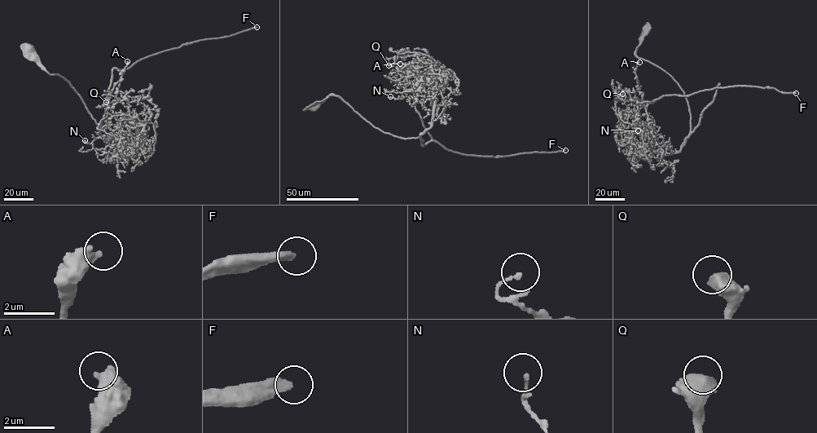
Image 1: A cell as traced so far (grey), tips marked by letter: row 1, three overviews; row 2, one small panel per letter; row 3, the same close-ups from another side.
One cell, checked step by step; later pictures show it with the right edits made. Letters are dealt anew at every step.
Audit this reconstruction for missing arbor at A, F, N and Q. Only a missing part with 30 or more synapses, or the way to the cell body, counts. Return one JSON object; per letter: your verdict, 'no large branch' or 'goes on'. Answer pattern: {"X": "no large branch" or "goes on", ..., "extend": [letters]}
{"A": "no large branch", "F": "goes on", "N": "no large branch", "Q": "no large branch", "extend": ["F"]}

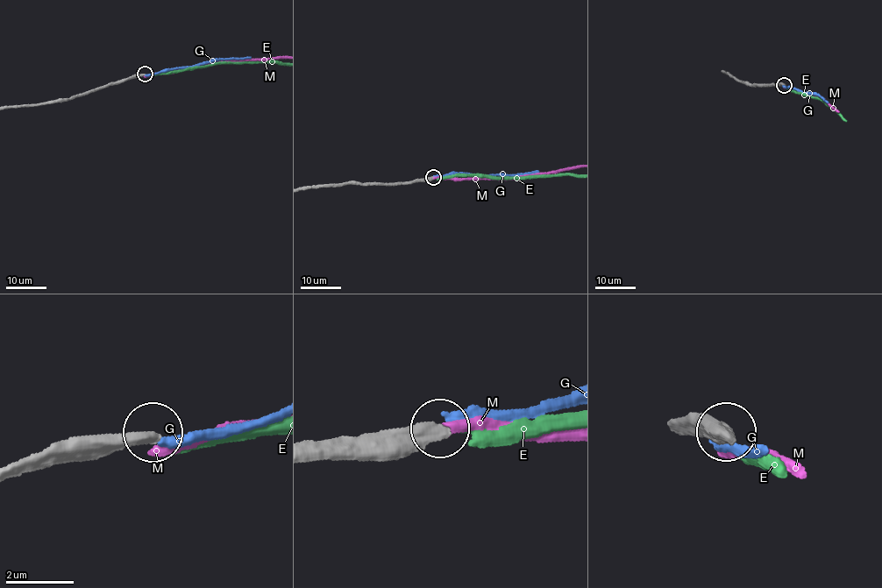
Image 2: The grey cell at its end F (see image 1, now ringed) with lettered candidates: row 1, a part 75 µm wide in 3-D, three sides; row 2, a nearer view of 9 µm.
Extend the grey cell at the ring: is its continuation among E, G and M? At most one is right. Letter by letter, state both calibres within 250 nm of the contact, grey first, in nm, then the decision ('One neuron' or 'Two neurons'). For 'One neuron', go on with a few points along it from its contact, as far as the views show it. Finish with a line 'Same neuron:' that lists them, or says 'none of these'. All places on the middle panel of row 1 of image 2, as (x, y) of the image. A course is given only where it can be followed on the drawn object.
E: Thickness 360 nm (grey) against 260 nm. Two neurons
G: Thickness 400 nm (grey) against 300 nm. Two neurons
M: Thickness 400 nm (grey) against 360 nm. Two neurons
Same neuron: none of these

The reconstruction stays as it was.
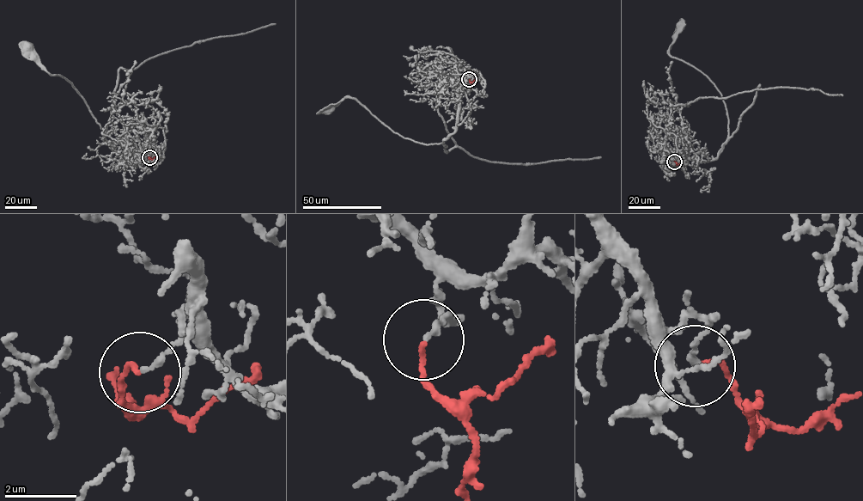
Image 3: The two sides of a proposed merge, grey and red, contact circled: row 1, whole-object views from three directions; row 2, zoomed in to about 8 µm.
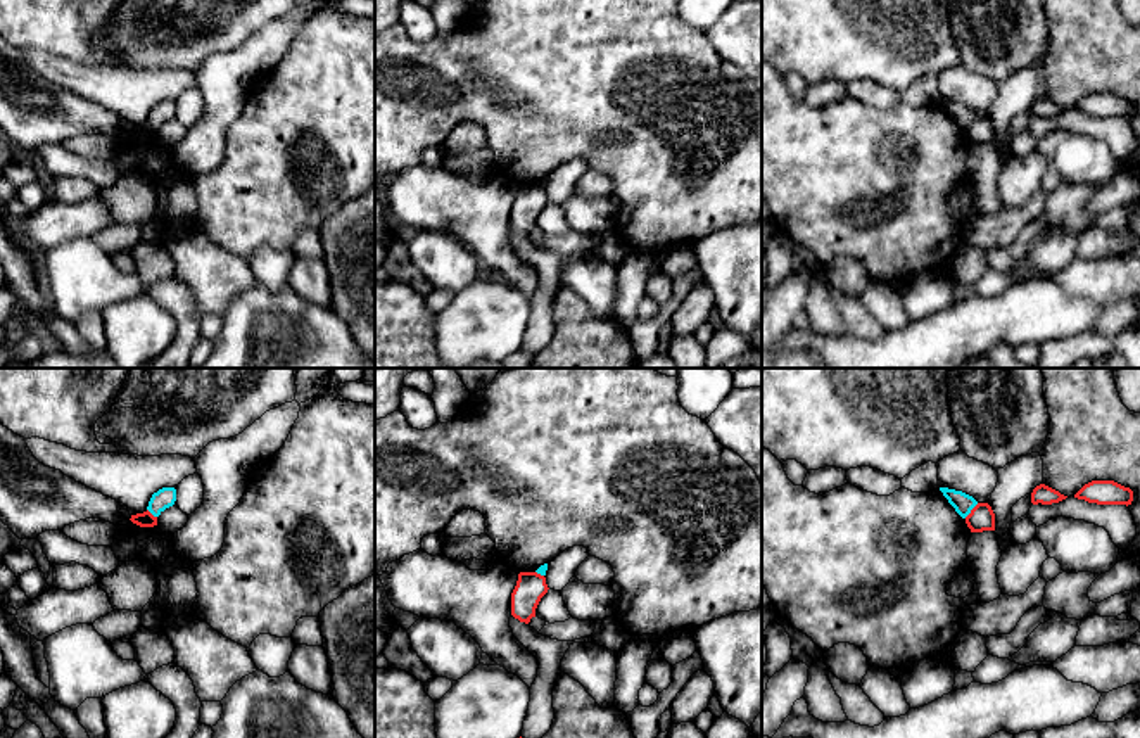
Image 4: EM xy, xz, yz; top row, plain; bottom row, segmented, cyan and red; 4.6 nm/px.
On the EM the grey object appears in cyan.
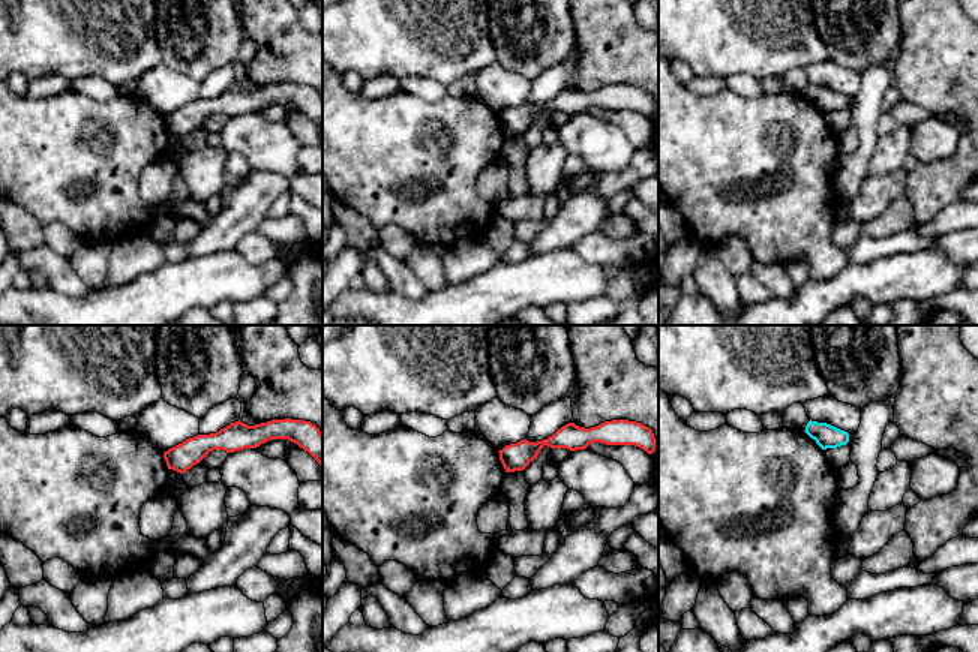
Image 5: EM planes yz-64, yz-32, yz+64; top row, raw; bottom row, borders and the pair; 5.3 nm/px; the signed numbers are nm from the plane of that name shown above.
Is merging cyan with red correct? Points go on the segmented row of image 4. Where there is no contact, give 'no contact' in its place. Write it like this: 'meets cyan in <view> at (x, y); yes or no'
meets cyan in yz at (971, 508); no

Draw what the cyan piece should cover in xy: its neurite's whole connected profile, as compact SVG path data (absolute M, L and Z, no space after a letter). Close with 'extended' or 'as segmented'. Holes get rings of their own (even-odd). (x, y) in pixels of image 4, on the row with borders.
M162 487L152 494L147 510L159 517L166 508L173 506L176 501L176 489L174 487Z; as segmented

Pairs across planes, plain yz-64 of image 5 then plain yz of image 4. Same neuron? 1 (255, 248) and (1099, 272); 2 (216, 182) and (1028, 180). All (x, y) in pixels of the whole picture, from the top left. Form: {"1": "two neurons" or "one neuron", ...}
{"1": "one neuron", "2": "one neuron"}

